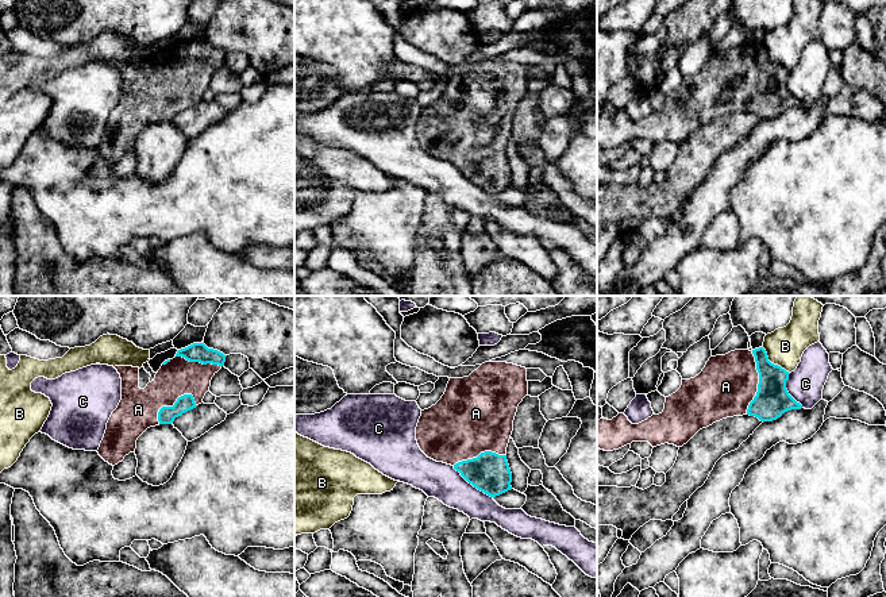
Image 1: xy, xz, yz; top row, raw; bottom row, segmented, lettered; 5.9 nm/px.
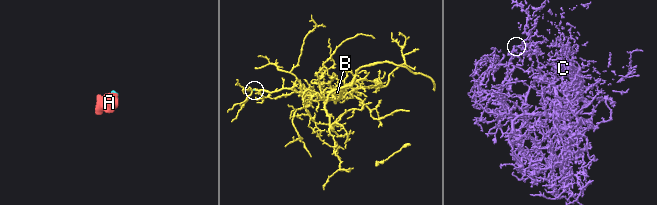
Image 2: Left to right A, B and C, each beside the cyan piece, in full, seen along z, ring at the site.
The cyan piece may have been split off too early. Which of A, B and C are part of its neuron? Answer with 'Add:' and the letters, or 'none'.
Add: A

